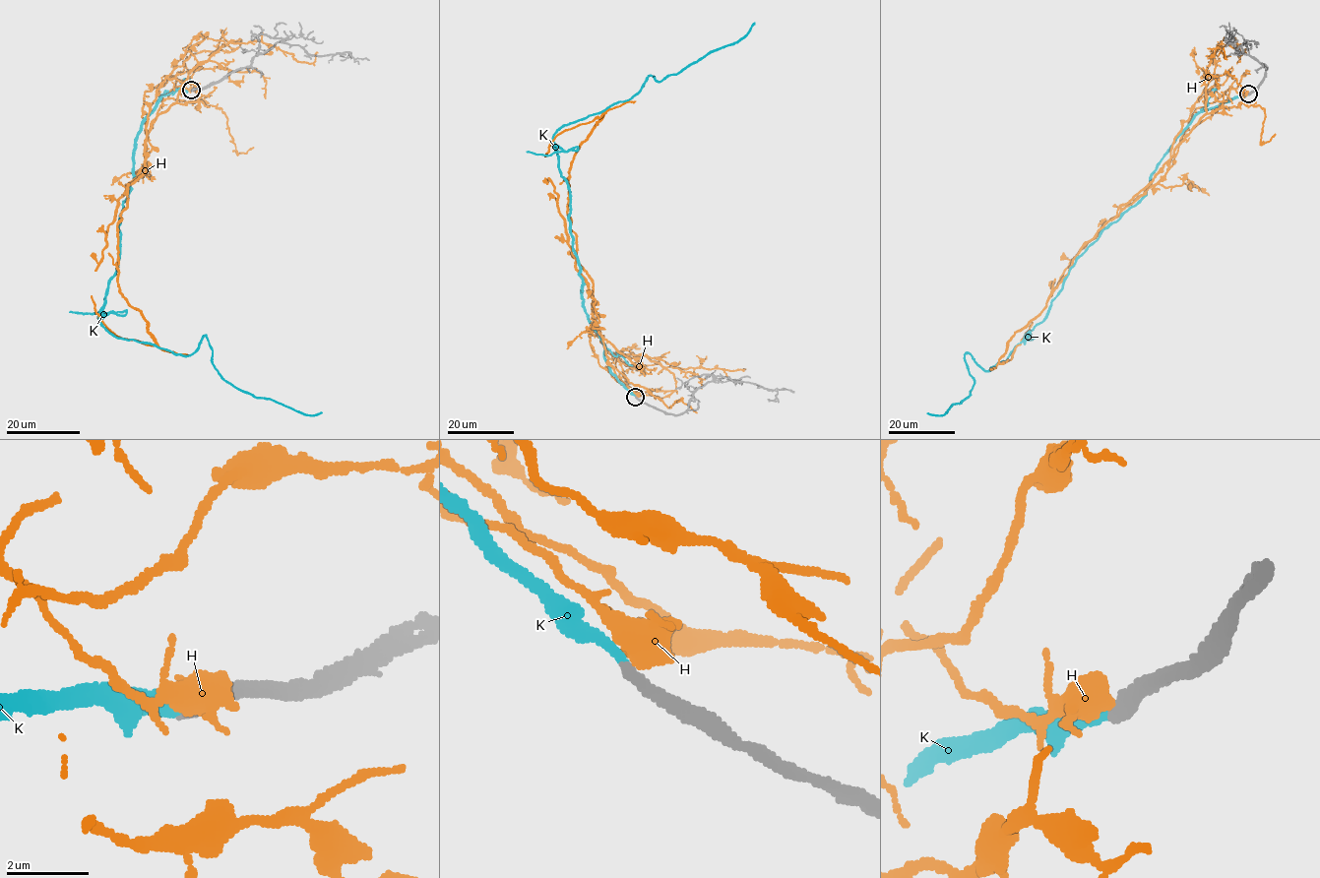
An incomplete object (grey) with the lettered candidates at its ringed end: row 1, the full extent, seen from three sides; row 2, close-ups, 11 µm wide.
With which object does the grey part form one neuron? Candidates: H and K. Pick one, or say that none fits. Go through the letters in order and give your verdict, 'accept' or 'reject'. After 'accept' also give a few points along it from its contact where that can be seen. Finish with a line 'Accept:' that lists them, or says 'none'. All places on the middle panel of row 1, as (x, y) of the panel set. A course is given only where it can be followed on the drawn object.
H: reject
K: accept | via (636, 397), (610, 370), (583, 305), (553, 135), (630, 99), (647, 78), (676, 75), (736, 42), (754, 23)
Accept: K

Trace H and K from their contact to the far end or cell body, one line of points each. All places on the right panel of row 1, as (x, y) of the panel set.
H: (1248, 94), (1230, 90), (1155, 177), (1087, 243), (1046, 307), (1015, 334), (999, 362), (1011, 358), (1032, 323)
K: (1248, 94), (1198, 113), (1146, 194), (1077, 258), (1048, 315), (988, 371), (966, 353), (971, 394), (927, 413)

